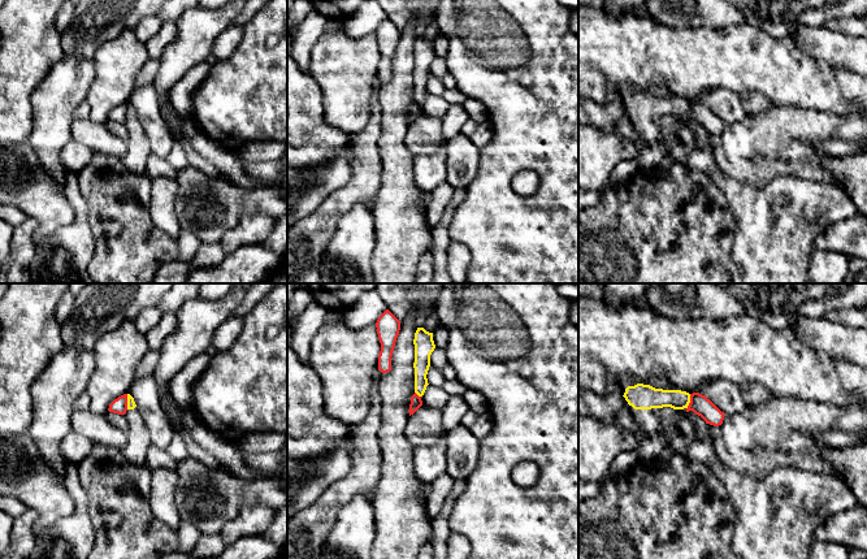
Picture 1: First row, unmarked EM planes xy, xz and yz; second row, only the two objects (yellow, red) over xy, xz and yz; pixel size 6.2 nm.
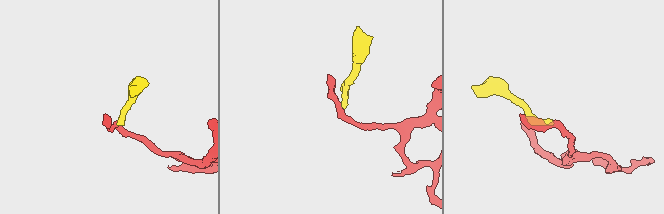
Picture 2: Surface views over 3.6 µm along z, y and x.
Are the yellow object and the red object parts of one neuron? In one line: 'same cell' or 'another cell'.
another cell

